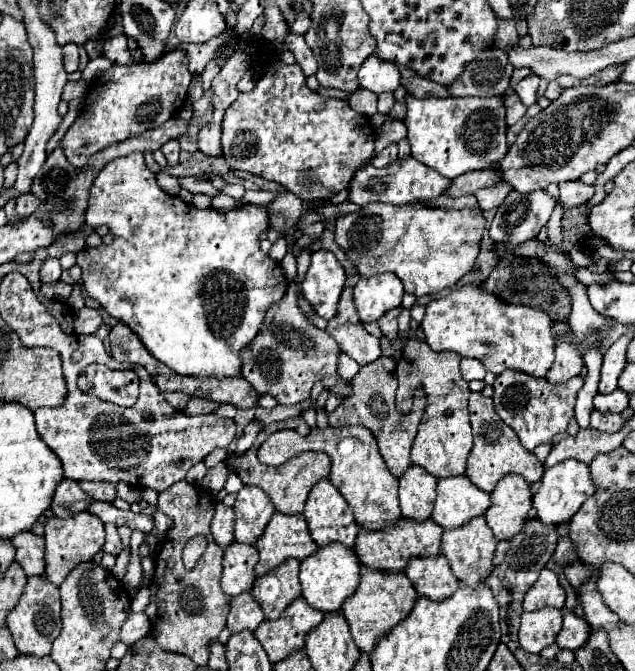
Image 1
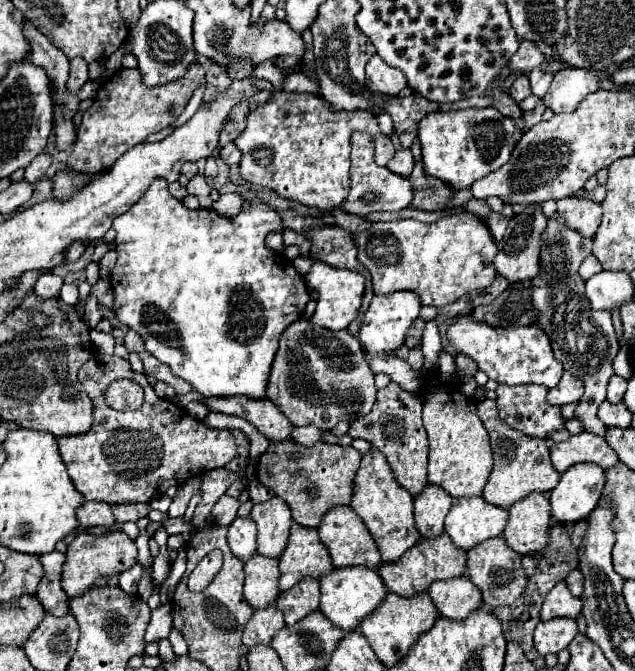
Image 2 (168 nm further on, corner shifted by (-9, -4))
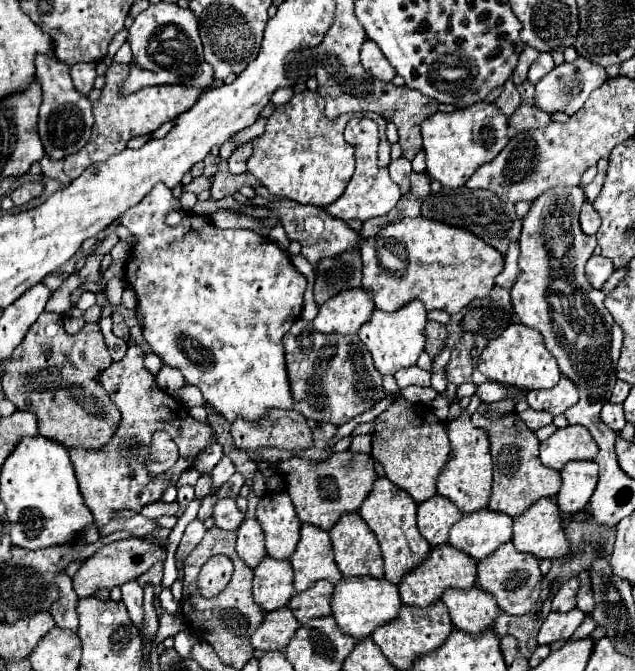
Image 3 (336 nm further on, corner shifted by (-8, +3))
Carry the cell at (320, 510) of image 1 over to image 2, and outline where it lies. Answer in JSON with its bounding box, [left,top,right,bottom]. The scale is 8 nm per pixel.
[318,506,382,570]

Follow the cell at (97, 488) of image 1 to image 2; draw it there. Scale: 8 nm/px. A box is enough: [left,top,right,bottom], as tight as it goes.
[112,504,148,524]

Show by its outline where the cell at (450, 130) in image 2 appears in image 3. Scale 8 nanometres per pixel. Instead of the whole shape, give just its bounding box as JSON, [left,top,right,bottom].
[421,103,507,187]

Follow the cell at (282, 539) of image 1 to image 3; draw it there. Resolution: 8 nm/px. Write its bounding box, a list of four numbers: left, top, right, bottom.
[291,525,341,591]

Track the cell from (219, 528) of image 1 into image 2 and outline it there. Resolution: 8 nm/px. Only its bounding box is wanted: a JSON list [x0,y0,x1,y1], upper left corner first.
[228,516,256,562]

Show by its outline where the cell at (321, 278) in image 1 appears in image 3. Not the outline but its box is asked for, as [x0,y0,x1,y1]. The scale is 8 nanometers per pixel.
[311,289,373,335]

